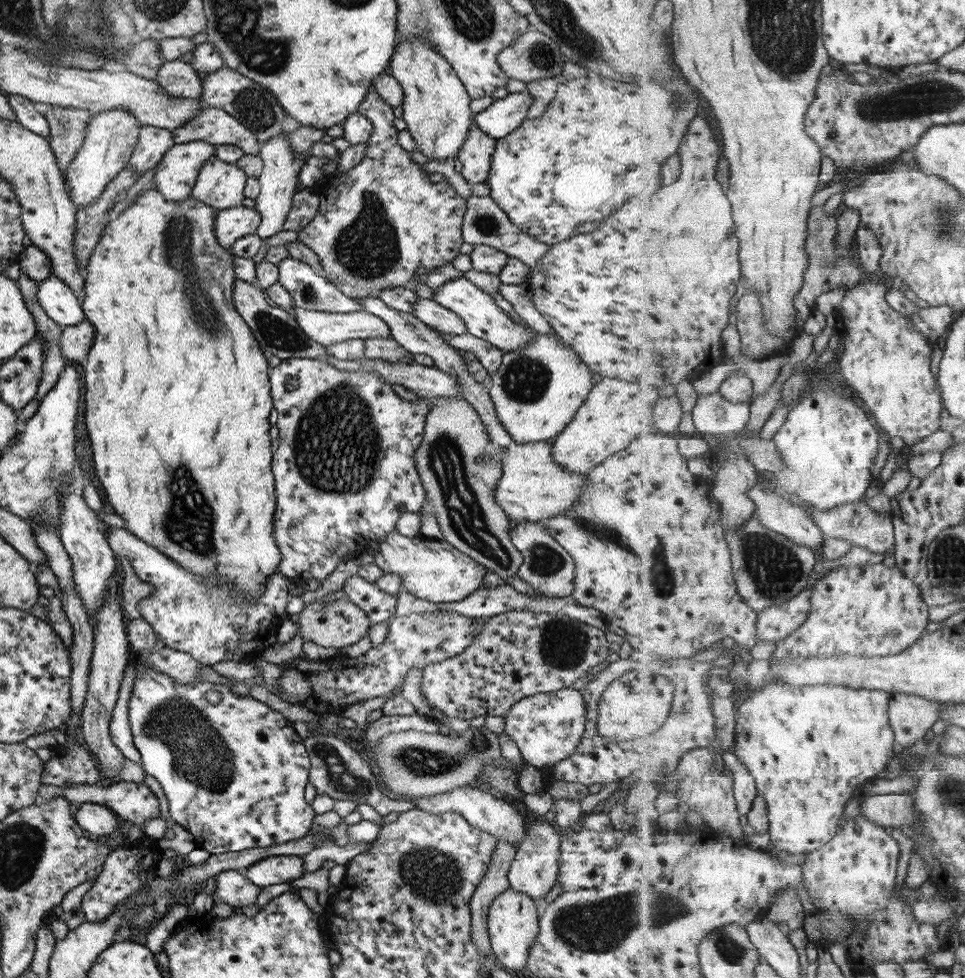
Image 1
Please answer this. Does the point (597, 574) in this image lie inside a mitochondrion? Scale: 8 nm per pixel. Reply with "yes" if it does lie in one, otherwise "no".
no

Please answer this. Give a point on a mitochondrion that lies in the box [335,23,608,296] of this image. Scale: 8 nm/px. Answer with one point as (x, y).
(540, 55)

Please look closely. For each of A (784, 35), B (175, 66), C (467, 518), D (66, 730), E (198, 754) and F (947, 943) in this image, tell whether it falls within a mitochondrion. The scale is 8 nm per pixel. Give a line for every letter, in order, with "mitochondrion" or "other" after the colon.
A: mitochondrion
B: other
C: mitochondrion
D: other
E: mitochondrion
F: other

